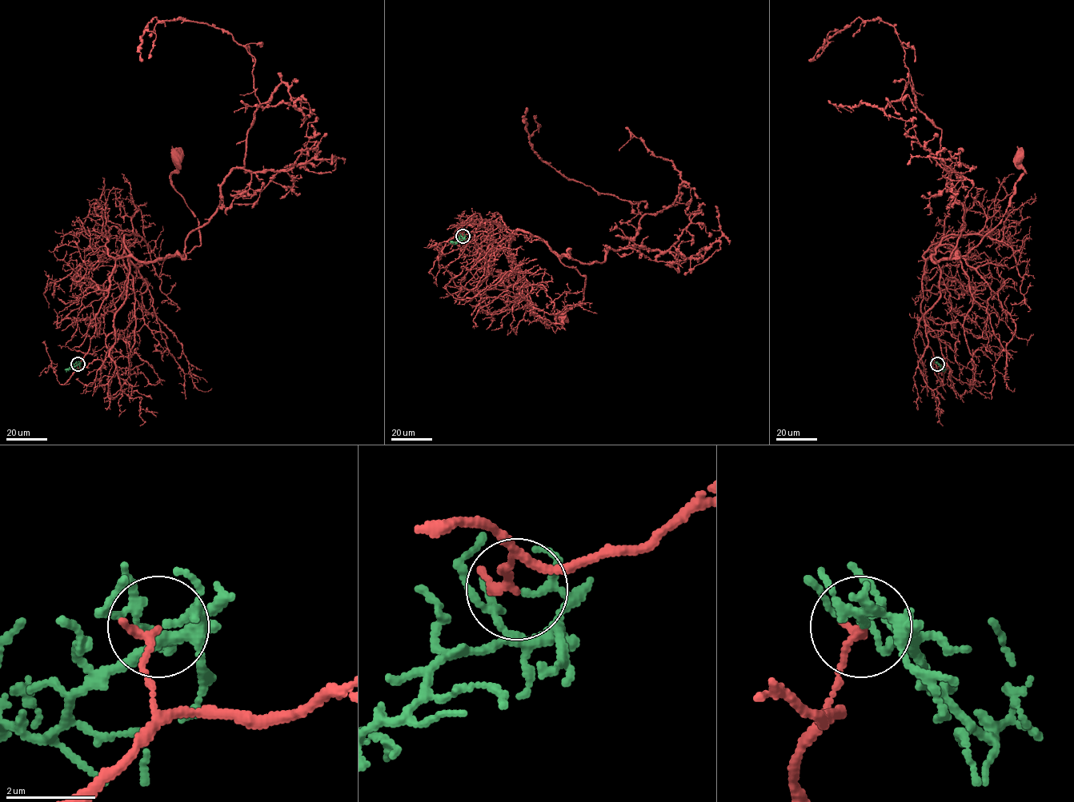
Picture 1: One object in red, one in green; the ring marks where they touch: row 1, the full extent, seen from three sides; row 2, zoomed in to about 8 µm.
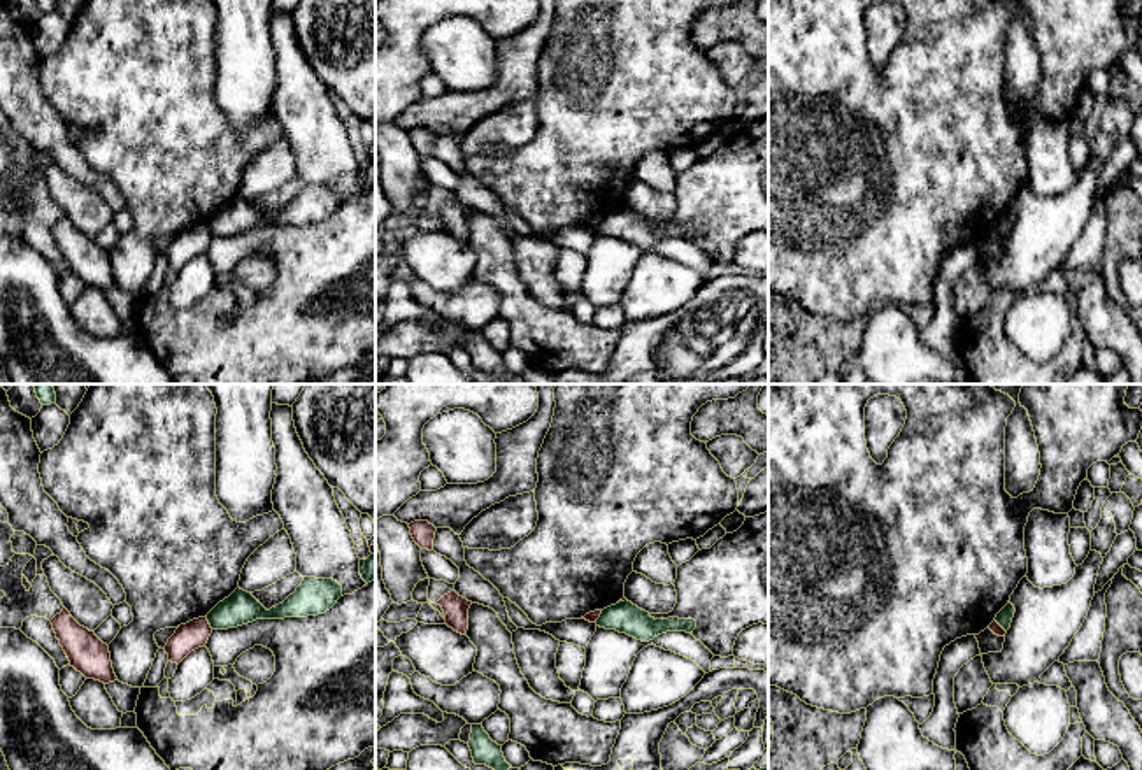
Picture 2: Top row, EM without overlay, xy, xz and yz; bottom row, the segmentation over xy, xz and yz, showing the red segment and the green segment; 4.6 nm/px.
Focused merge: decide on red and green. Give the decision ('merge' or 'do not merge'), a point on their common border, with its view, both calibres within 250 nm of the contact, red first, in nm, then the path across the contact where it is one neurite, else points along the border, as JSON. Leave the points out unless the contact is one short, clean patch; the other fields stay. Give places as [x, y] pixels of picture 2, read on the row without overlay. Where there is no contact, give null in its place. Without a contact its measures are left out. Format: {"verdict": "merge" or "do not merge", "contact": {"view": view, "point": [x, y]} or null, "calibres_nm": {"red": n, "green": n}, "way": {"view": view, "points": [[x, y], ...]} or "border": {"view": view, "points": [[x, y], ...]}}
{"verdict": "do not merge", "contact": {"view": "xy", "point": [207, 230]}, "calibres_nm": {"red": 130, "green": 160}, "border": {"view": "xy", "points": [[206, 225], [213, 235]]}}

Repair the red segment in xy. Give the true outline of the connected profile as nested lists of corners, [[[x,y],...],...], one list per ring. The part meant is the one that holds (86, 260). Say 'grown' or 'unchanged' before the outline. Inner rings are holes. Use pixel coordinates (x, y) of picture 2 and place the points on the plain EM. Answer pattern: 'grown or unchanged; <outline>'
unchanged; [[[67,216],[56,221],[51,226],[51,232],[70,274],[81,279],[86,286],[95,286],[103,291],[118,288],[109,253],[103,251],[95,239],[81,233]]]

